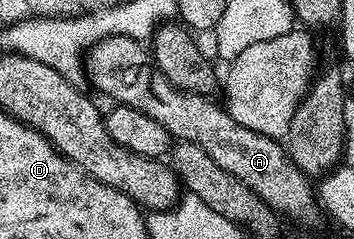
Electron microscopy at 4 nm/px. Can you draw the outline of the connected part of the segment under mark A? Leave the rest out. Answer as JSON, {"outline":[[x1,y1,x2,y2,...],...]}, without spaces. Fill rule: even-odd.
{"outline":[[103,37,97,45,93,45,91,49,87,50,83,68,86,81,88,77,89,83,98,92,113,97,116,105,129,105,142,111,142,115,150,115,150,119,158,119,158,123,162,123,162,127,166,127,166,131,177,142,189,141,202,147,202,151,206,151,206,155,210,155,210,159,214,159,214,163,218,163,218,167,222,167,222,171,230,171,230,175,234,175,242,183,246,183,246,187,250,187,250,191,254,191,254,195,262,198,272,208,273,213,281,218,289,217,292,221,315,219,316,209,318,213,318,197,314,192,313,182,307,173,303,173,292,162,285,146,279,140,237,125,236,120,228,114,227,108,221,107,219,104,216,106,214,102,208,101,212,99,207,96,199,93,187,93,185,89,174,87,174,83,170,83,170,79,166,79,166,75,162,75,162,71,151,64,148,64,149,66,132,65,132,48,134,48,134,42,131,37]]}

